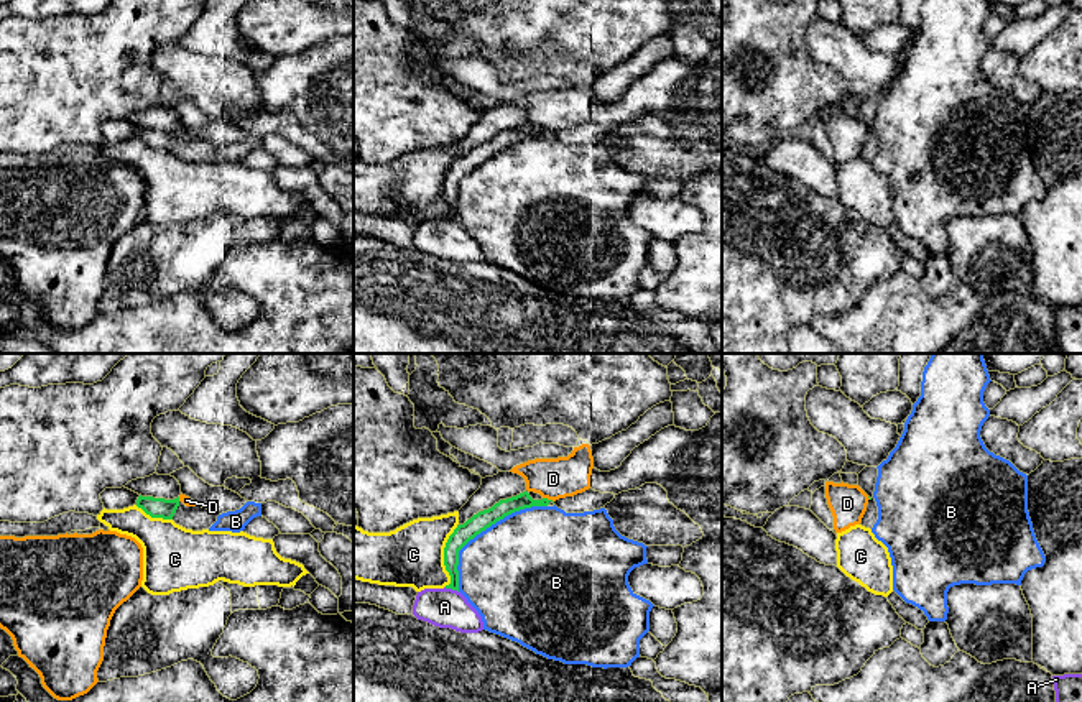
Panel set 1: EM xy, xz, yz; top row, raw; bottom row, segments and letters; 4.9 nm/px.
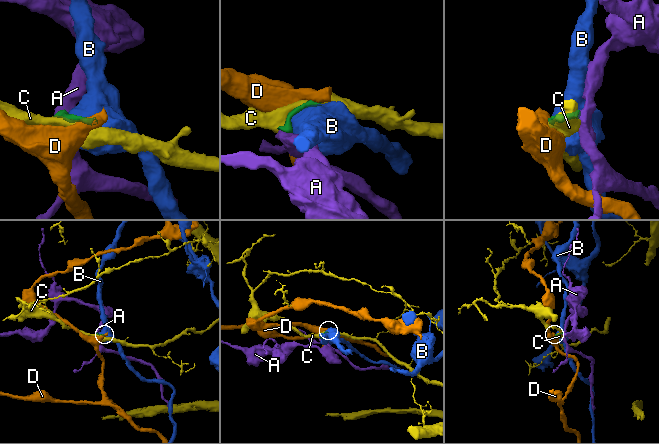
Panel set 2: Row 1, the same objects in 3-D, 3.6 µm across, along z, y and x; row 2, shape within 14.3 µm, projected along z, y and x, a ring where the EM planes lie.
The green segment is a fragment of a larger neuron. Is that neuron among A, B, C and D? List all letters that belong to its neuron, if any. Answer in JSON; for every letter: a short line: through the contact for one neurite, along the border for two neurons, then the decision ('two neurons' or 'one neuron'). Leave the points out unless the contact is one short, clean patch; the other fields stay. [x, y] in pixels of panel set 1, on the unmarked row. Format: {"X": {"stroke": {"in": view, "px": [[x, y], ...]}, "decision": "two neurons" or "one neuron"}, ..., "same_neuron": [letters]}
{"A": {"stroke": {"in": "xz", "px": [[444, 219], [457, 224]]}, "decision": "two neurons"}, "B": {"decision": "two neurons"}, "C": {"decision": "two neurons"}, "D": {"stroke": {"in": "xz", "px": [[543, 129], [553, 133]]}, "decision": "two neurons"}, "same_neuron": []}

